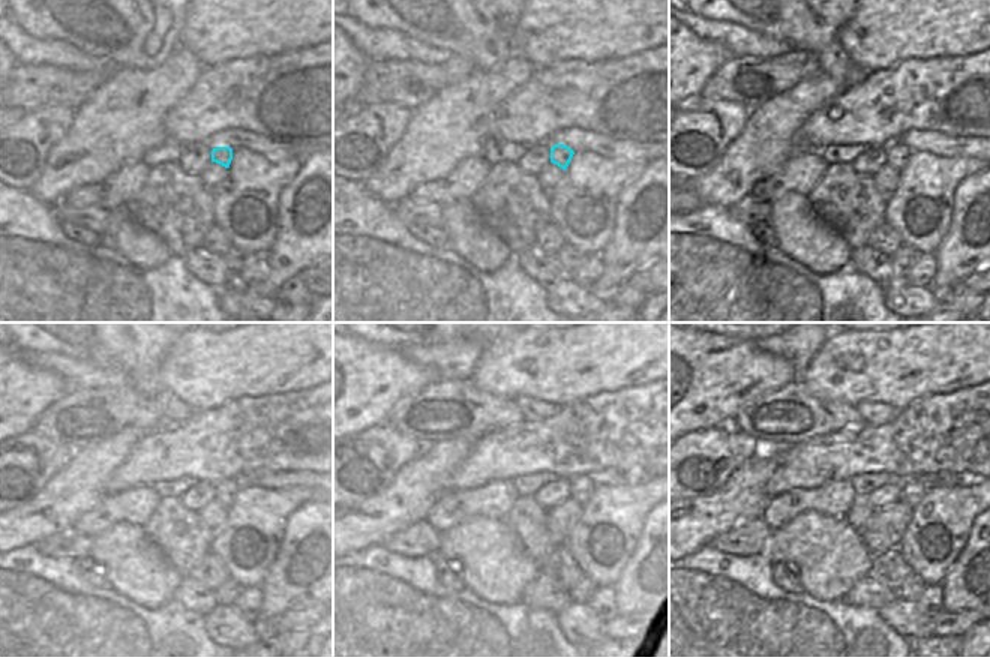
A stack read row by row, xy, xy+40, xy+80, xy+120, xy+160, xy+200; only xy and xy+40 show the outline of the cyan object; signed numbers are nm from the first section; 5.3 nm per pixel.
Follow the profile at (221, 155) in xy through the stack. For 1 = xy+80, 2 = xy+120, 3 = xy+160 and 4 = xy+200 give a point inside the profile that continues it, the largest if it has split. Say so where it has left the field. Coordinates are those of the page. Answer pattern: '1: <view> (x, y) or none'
1: xy+80 (897, 155)
2: xy+120 (225, 491)
3: xy+160 (579, 488)
4: xy+200 (912, 491)

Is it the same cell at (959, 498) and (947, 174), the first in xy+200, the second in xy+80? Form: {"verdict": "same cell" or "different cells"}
{"verdict": "same cell"}

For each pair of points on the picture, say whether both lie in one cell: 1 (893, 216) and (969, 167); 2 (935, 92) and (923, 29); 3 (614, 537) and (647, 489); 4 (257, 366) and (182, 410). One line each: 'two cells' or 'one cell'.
1: one cell
2: two cells
3: one cell
4: two cells

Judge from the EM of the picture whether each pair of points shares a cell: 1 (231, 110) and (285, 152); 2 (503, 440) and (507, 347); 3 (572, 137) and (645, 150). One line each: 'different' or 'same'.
1: different
2: different
3: same

